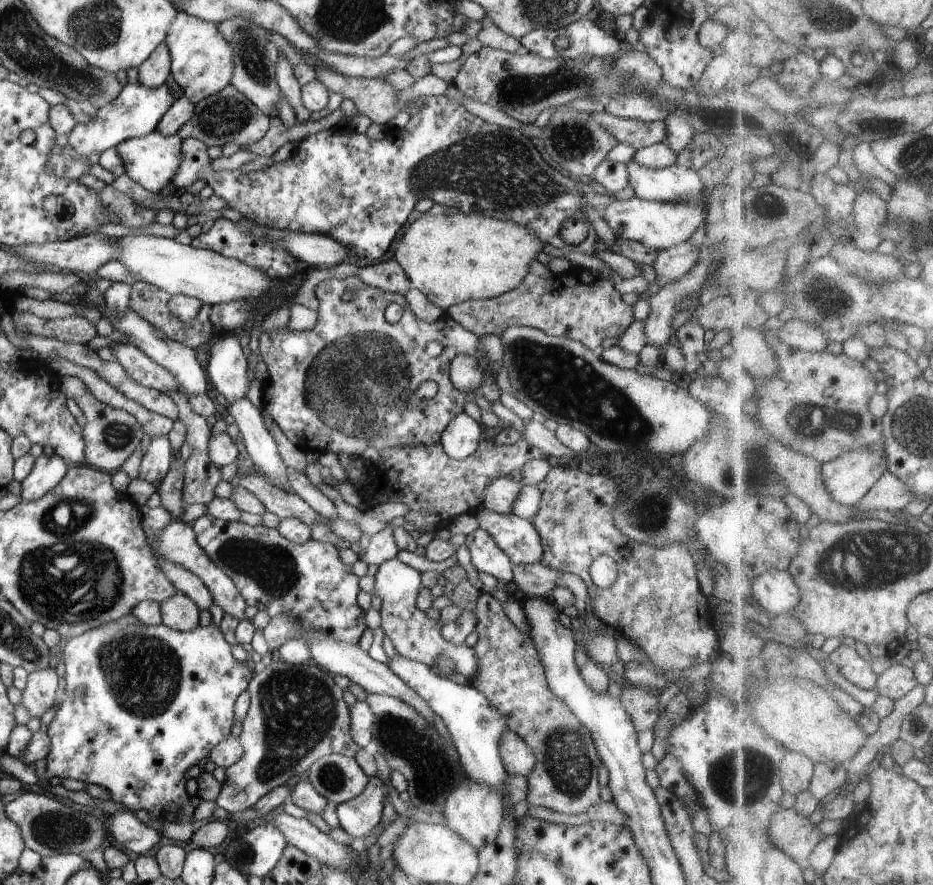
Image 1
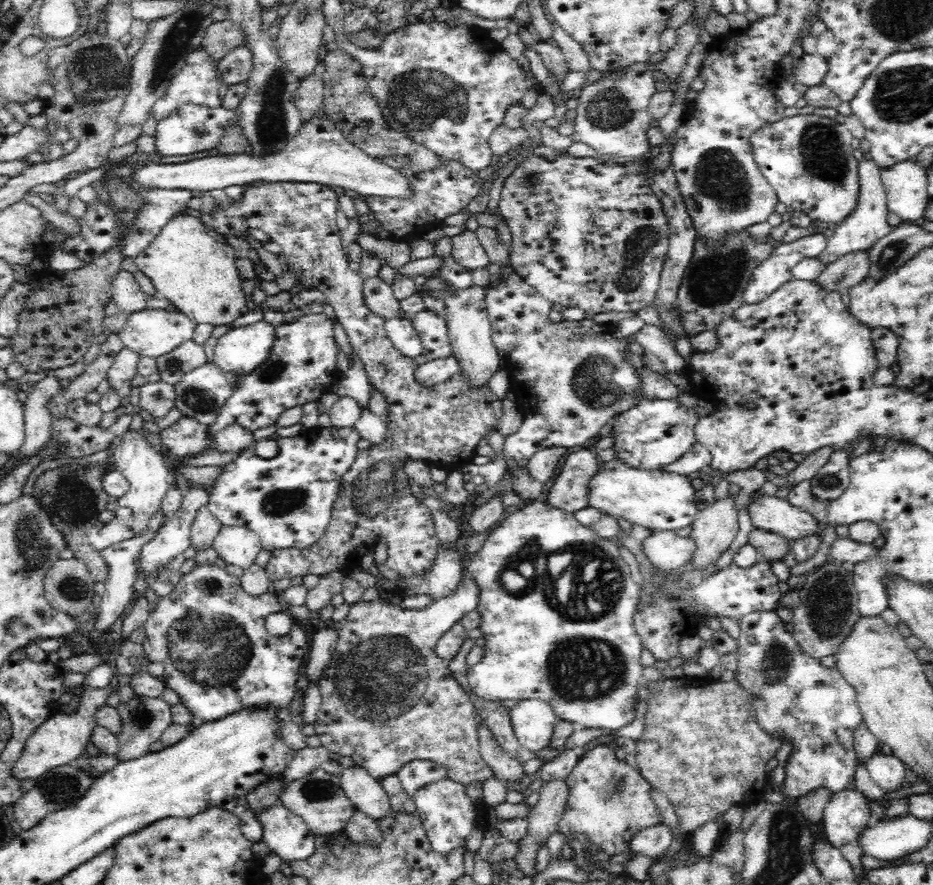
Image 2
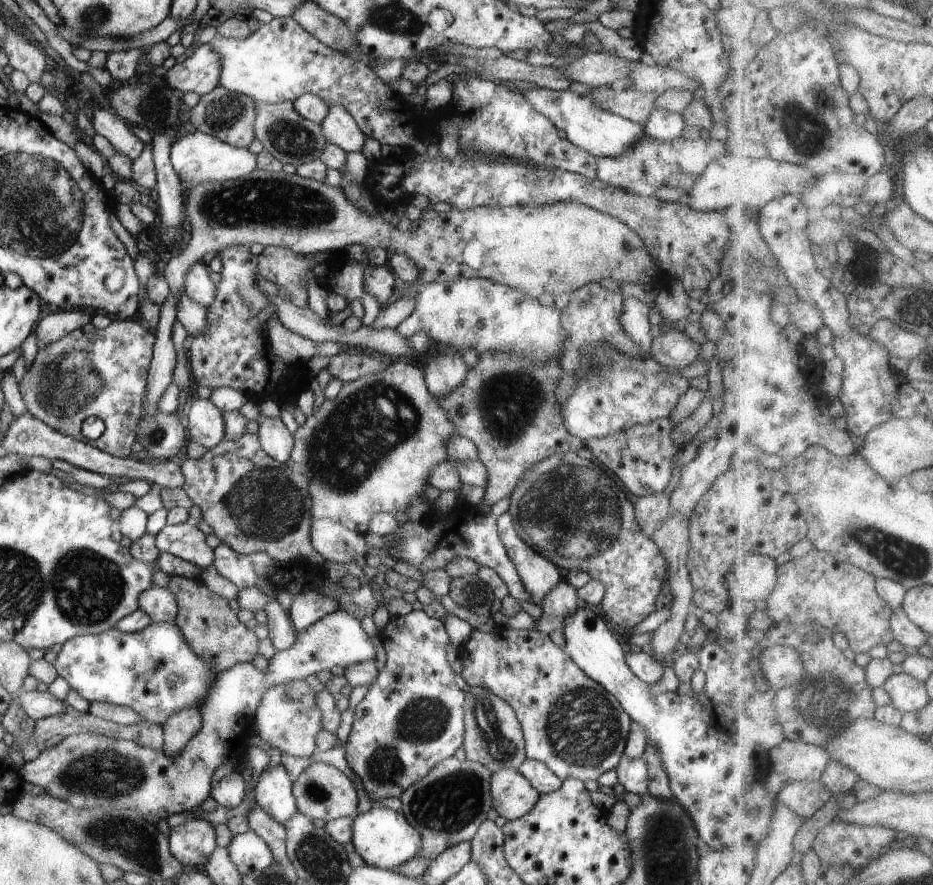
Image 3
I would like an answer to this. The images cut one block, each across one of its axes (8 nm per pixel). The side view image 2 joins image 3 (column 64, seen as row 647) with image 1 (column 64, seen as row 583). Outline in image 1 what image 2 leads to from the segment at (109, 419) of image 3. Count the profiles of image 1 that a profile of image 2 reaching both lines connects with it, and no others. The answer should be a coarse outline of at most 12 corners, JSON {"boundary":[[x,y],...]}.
{"boundary":[[43,453],[21,482],[21,498],[42,498],[70,467],[62,456]]}

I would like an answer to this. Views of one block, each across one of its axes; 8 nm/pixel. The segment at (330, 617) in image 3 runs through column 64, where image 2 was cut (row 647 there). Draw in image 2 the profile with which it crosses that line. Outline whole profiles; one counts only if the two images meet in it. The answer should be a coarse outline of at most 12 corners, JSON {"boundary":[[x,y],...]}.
{"boundary":[[777,610],[739,621],[736,677],[793,745],[766,803],[854,782],[856,688]]}

